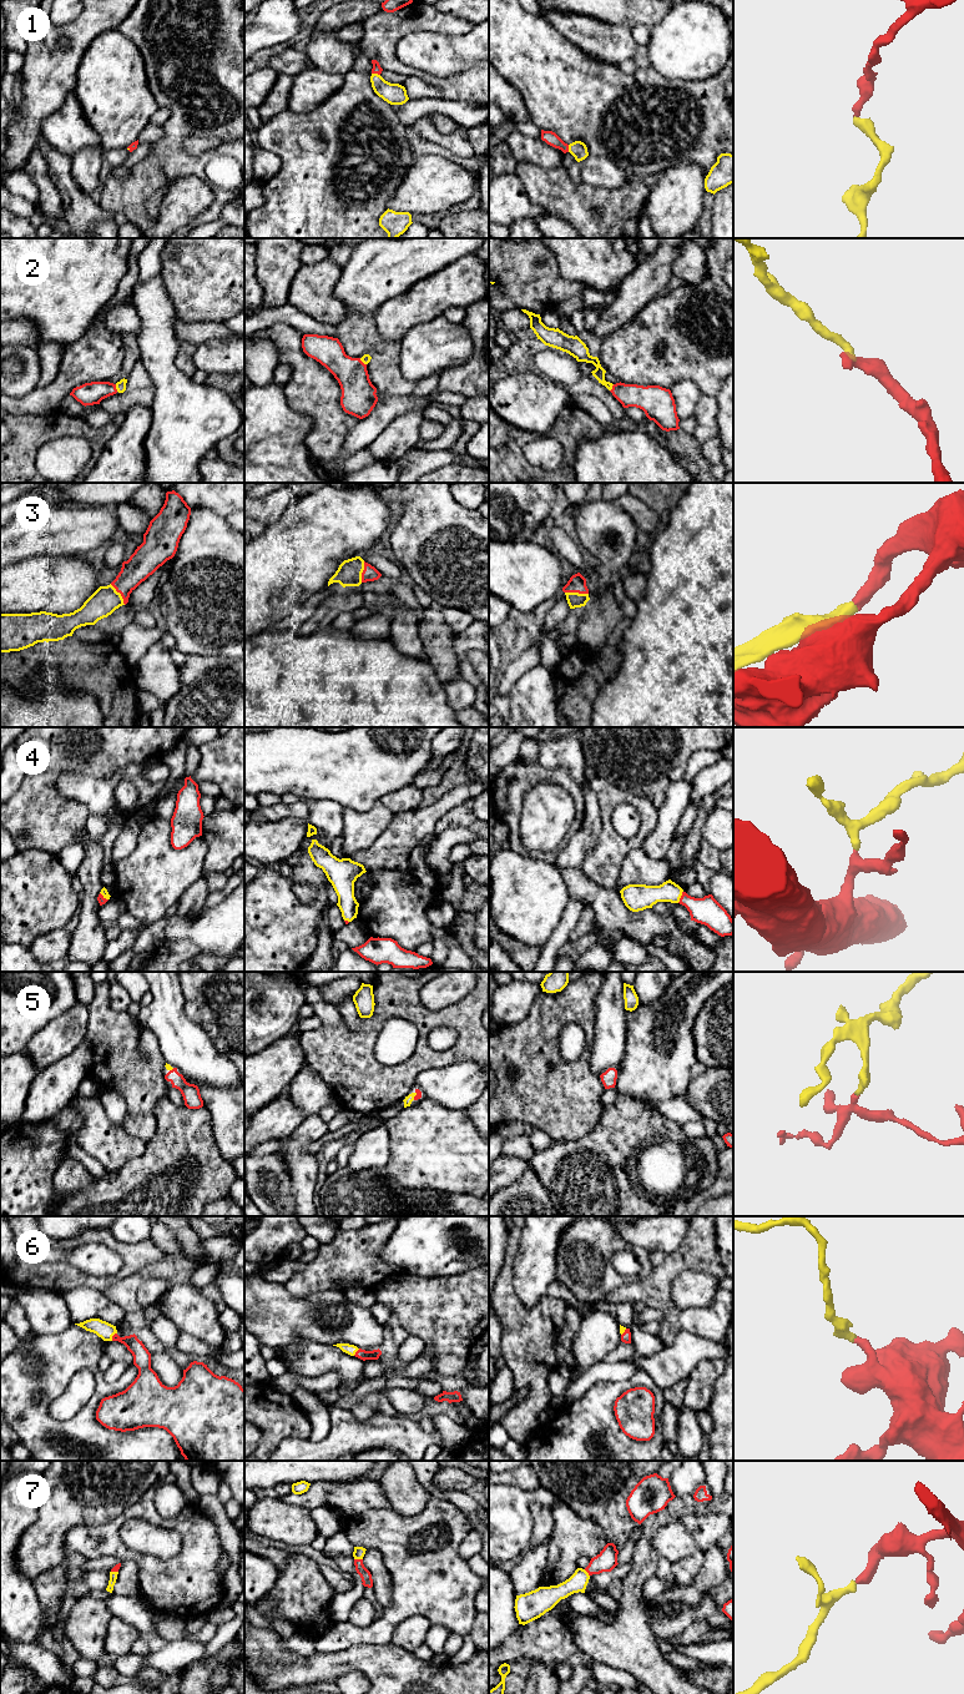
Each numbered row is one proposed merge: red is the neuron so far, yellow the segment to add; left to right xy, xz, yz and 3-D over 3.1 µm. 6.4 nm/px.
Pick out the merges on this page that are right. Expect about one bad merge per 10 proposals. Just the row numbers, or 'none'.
1, 2, 3, 4, 5, 6, 7

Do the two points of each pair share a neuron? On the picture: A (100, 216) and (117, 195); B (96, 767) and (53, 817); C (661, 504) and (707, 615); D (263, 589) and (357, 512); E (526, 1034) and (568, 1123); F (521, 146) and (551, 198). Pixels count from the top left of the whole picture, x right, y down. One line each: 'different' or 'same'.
A: different
B: same
C: different
D: same
E: same
F: different

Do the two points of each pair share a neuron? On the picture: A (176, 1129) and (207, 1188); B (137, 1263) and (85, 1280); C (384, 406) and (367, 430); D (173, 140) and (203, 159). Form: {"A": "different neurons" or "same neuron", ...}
{"A": "same neuron", "B": "same neuron", "C": "same neuron", "D": "same neuron"}

